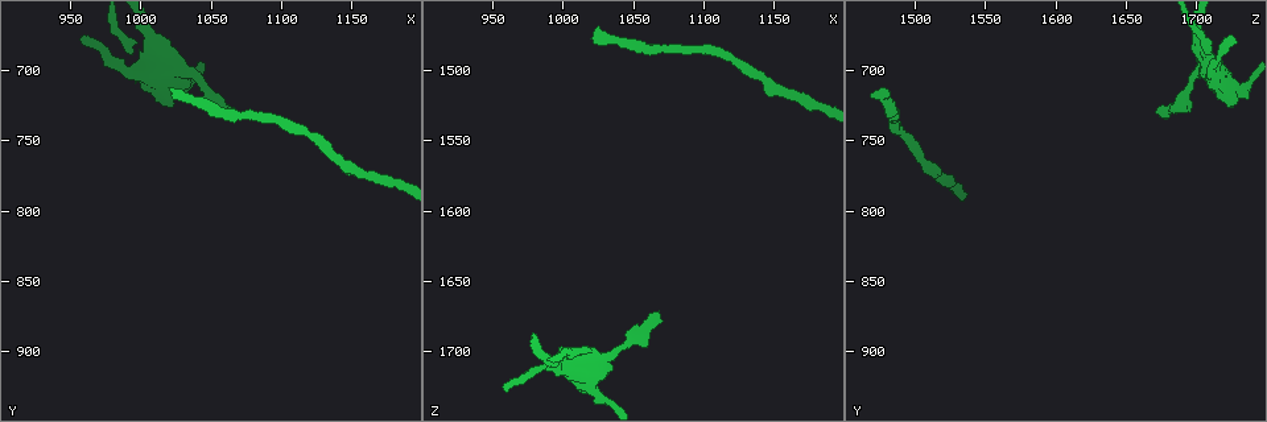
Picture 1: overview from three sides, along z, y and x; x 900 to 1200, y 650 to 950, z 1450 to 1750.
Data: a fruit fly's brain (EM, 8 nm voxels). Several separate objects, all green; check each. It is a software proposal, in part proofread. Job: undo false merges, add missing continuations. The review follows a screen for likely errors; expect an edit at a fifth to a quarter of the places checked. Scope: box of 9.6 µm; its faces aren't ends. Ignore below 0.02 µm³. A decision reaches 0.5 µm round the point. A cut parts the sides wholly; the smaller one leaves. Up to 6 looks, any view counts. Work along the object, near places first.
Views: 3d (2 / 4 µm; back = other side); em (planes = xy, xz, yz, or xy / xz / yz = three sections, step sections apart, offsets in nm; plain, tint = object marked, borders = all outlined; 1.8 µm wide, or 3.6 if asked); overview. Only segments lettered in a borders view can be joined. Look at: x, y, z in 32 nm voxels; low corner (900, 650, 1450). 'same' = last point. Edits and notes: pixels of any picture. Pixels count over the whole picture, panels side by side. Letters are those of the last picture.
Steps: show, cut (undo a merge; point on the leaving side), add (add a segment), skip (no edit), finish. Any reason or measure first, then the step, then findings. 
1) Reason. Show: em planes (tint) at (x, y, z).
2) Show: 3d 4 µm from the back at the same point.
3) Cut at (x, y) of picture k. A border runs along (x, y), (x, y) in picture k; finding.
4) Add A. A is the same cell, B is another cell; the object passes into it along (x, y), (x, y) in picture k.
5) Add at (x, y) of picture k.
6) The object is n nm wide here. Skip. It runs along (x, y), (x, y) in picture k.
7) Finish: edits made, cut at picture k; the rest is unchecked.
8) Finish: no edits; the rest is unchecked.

Free end. Show: em xz step 4 (tint) at (958, 676, 1728).

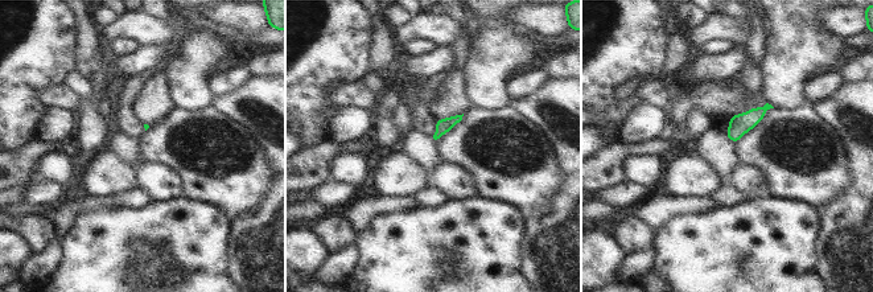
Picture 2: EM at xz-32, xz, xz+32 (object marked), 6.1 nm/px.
Show: em planes (tint) at the same point.

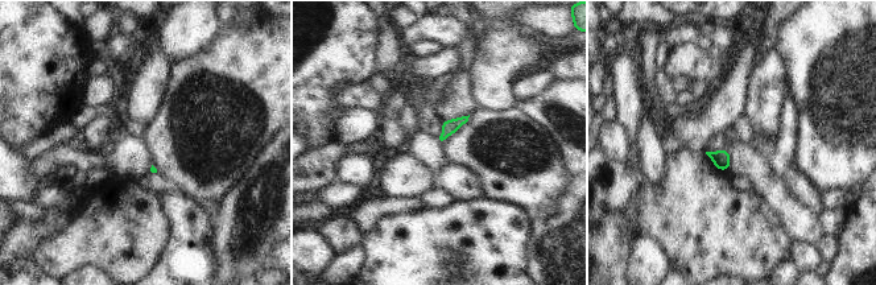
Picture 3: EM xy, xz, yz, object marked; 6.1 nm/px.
See the neighbours. Show: em planes (borders) at the same point.

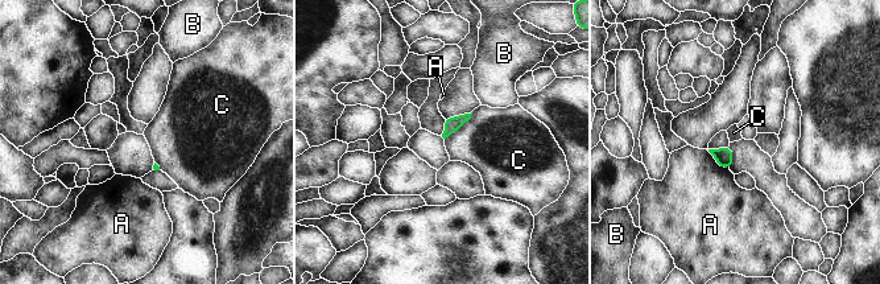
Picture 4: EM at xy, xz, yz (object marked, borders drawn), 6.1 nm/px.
Skip. A, B and C are other cells; a border runs along (472, 112), (466, 122), (445, 139) in picture 4; none of them fits.

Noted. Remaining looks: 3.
Branch stops here. Show: em 3.6 µm xy step 4 (borders) at (1020, 726, 1726).

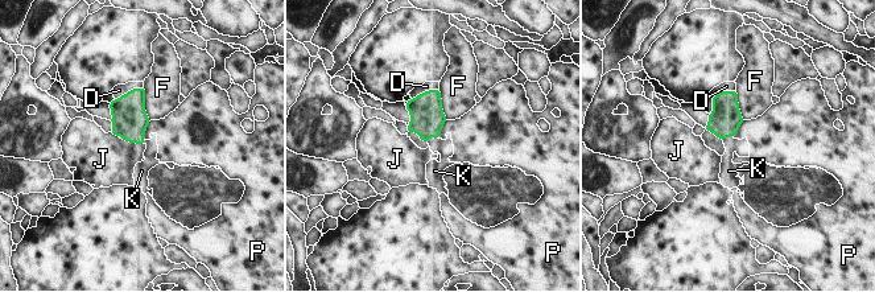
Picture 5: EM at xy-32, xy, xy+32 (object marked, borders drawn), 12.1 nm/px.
Show: em 3.6 µm planes (borders) at the same point.

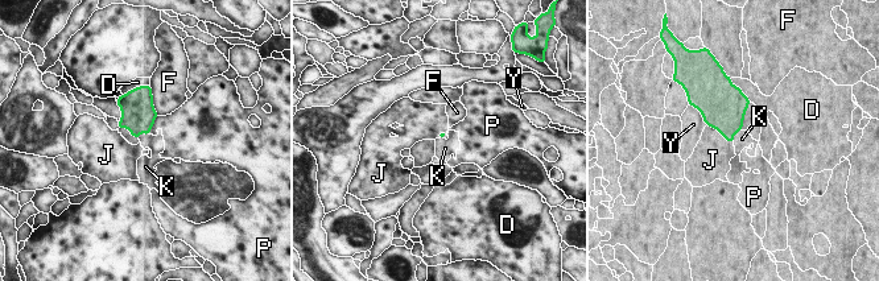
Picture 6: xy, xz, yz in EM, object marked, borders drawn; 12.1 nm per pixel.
Skip. D, F, J, K, P and Y are other cells; a border runs along (148, 133), (141, 133), (137, 137) in picture 6; none of them fits.

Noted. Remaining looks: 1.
Finish: no edits; the rest is unchecked.

